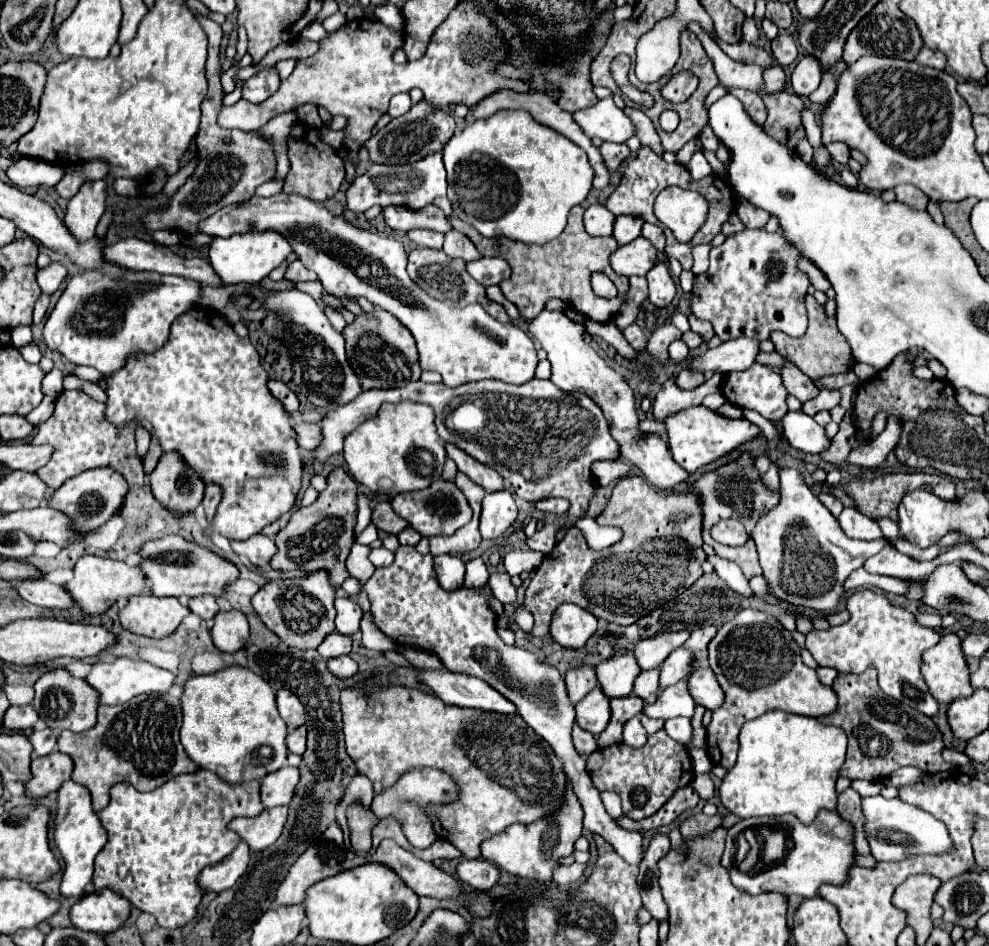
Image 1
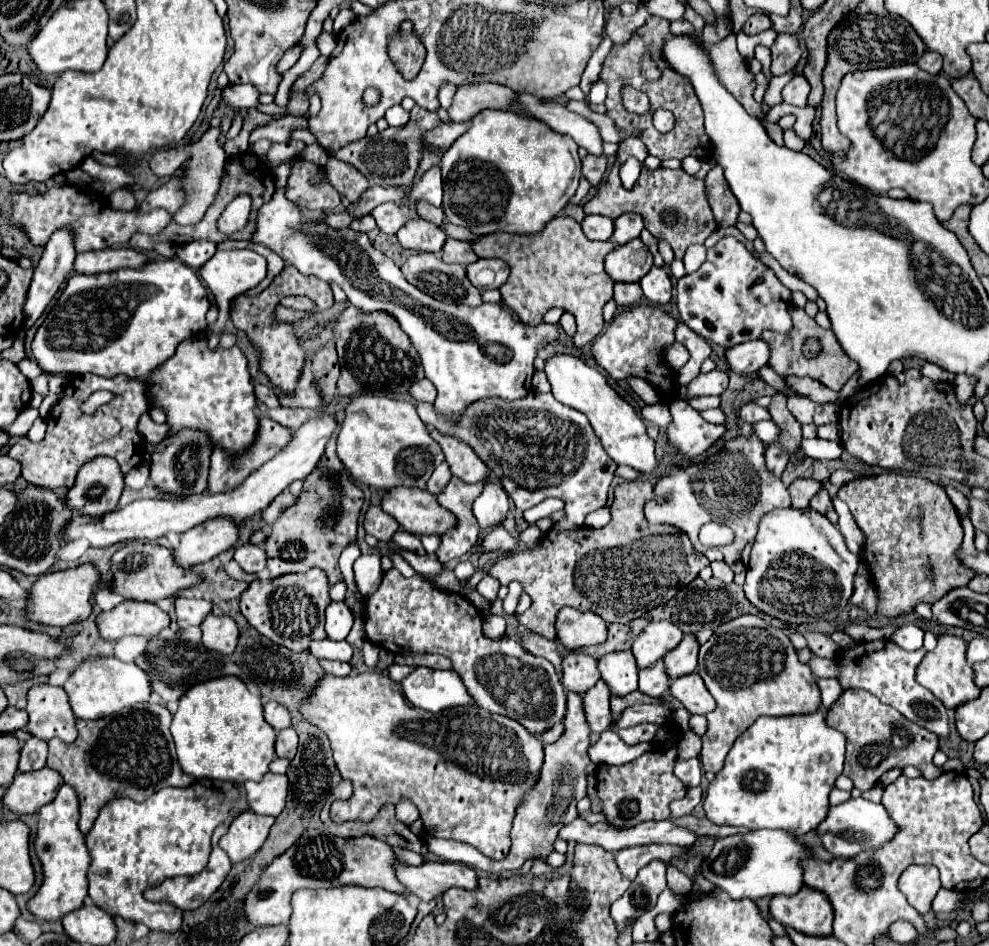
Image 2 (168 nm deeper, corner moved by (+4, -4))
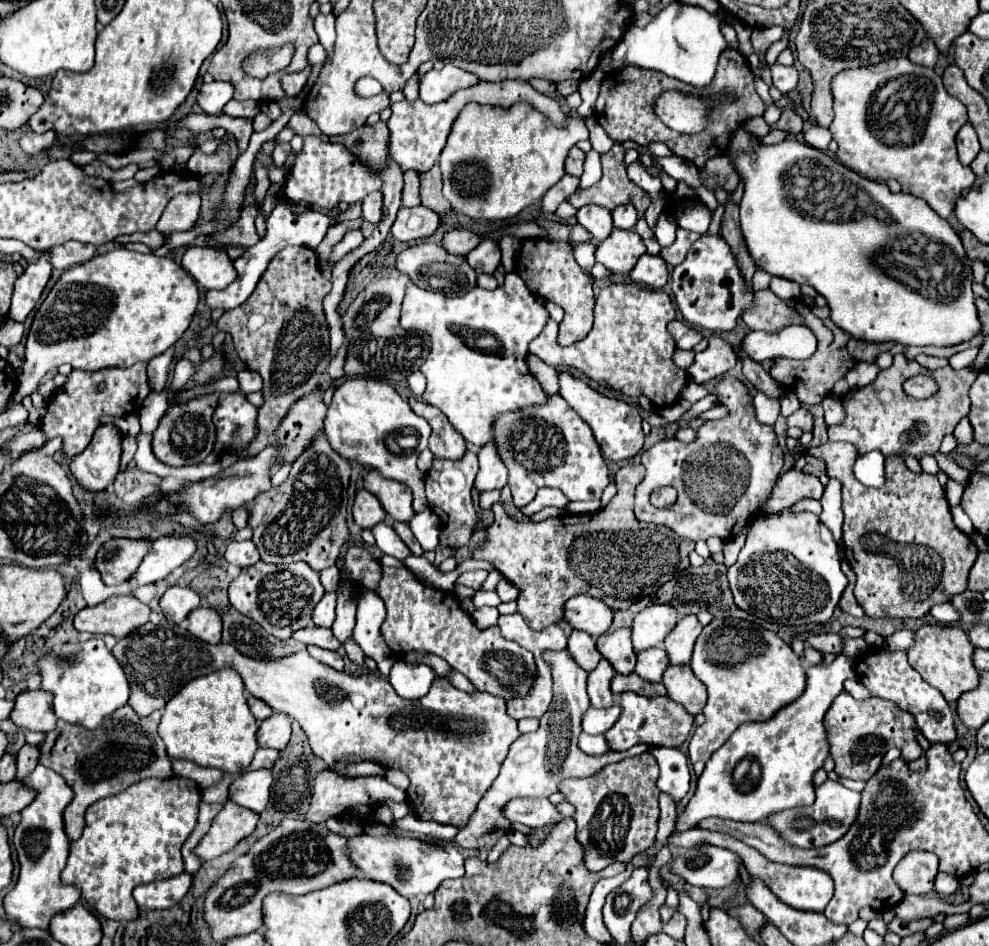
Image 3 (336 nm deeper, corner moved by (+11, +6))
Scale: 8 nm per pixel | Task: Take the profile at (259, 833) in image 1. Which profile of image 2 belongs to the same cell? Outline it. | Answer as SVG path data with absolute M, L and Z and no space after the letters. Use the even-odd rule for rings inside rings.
M250 810L242 812L230 824L228 832L220 838L220 848L228 852L234 864L248 860L262 848L262 844L270 834L272 824L274 824L274 816L260 816Z

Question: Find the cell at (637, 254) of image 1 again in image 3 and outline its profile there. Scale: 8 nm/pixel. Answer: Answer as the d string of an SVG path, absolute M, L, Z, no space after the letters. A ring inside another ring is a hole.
M613 228L611 236L597 246L595 258L615 274L629 274L641 254L645 254L645 244L635 230Z

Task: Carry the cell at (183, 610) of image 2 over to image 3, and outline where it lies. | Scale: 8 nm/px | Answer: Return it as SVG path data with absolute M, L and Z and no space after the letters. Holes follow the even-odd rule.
M171 586L159 600L159 606L167 620L181 624L191 610L199 608L199 594L187 586Z

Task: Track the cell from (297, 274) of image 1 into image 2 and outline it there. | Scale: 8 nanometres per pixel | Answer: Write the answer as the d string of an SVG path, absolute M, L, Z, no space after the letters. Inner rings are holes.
M286 264L284 270L272 280L272 284L258 296L236 296L232 298L232 308L230 308L230 320L232 324L238 328L238 330L244 330L250 341L258 346L258 352L262 356L262 362L260 362L260 368L262 372L270 378L270 382L278 388L282 388L284 392L292 392L298 384L298 374L300 374L300 368L304 364L304 352L300 350L298 346L298 338L292 330L290 324L282 324L274 318L274 306L284 298L284 296L290 296L290 294L304 294L304 296L310 296L316 306L318 306L318 312L330 308L334 304L334 298L332 298L332 288L328 282L322 282L322 280L316 280L314 276L304 276L300 274L294 266Z

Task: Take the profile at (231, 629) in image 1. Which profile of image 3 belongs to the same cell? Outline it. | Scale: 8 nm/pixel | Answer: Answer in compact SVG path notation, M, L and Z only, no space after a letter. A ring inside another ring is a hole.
M195 608L189 618L189 632L203 642L221 642L221 616L213 608Z

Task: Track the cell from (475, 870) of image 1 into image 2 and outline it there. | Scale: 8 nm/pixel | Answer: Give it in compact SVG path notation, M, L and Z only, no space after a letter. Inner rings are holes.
M424 862L422 866L400 866L398 880L422 900L432 900L452 886L466 890L474 890L478 886L476 870L456 862Z

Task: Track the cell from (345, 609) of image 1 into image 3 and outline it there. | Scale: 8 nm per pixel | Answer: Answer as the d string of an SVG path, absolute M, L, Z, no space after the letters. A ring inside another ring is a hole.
M325 592L321 602L313 608L313 624L331 628L331 624L335 622L335 604L337 604L337 594Z

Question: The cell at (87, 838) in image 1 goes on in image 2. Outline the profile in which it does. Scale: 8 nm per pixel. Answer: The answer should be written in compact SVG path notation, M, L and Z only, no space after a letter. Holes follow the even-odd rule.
M62 784L56 798L42 806L38 812L38 836L36 836L36 854L42 862L44 882L34 898L28 900L28 910L38 920L58 920L68 912L80 908L84 904L88 892L88 868L92 862L90 850L86 846L86 838L78 828L78 796L74 788Z

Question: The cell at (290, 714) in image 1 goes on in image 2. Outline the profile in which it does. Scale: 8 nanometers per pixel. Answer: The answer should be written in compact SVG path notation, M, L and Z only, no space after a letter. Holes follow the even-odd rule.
M274 700L266 702L264 704L264 718L266 722L274 728L274 730L284 730L288 726L292 726L292 716L290 716L290 710Z

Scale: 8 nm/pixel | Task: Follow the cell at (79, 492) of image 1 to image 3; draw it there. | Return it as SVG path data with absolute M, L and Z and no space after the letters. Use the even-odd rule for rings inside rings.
M105 424L95 430L91 444L79 456L75 456L71 464L71 472L83 488L101 492L113 484L123 452L121 440L123 436L113 424Z

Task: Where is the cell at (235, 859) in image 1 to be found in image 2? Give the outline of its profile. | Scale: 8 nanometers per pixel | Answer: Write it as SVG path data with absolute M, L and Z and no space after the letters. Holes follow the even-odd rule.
M220 825L214 830L211 838L212 856L208 868L204 868L196 876L176 876L164 880L164 884L160 884L158 888L150 888L148 892L144 892L144 896L152 902L168 900L182 910L200 908L216 892L216 888L220 888L232 868L228 854L218 846L220 838L227 831L228 825Z

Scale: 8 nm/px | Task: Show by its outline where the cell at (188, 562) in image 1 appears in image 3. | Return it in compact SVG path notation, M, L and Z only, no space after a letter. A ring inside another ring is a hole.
M113 538L97 552L97 570L107 586L119 586L137 570L149 544L145 540Z

